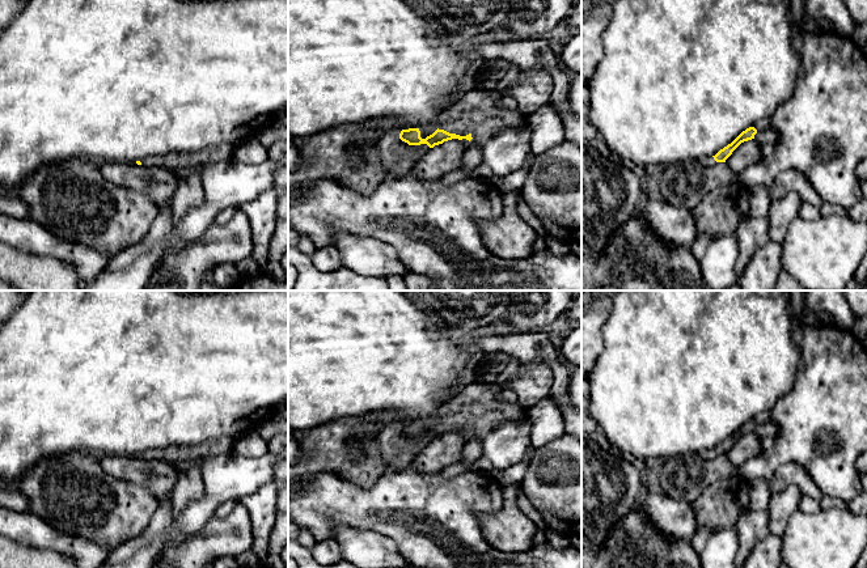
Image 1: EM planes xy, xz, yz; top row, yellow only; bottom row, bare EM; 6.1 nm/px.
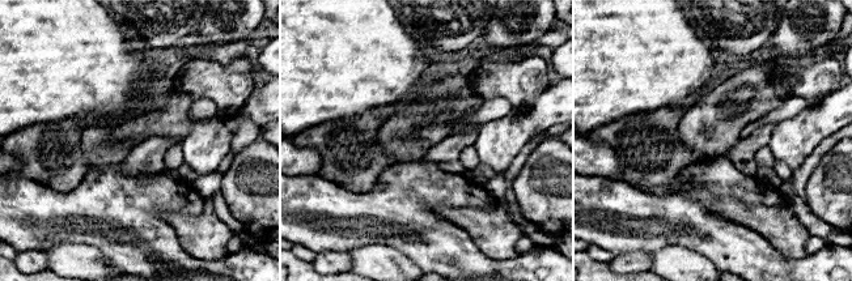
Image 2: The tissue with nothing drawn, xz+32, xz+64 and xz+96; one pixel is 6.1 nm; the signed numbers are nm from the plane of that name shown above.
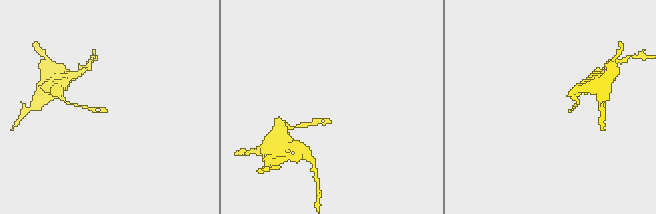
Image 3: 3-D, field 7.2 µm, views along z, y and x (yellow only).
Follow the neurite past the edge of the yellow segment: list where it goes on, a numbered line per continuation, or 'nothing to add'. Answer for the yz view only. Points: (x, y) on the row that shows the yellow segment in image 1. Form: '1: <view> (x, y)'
1: yz (709, 161)

